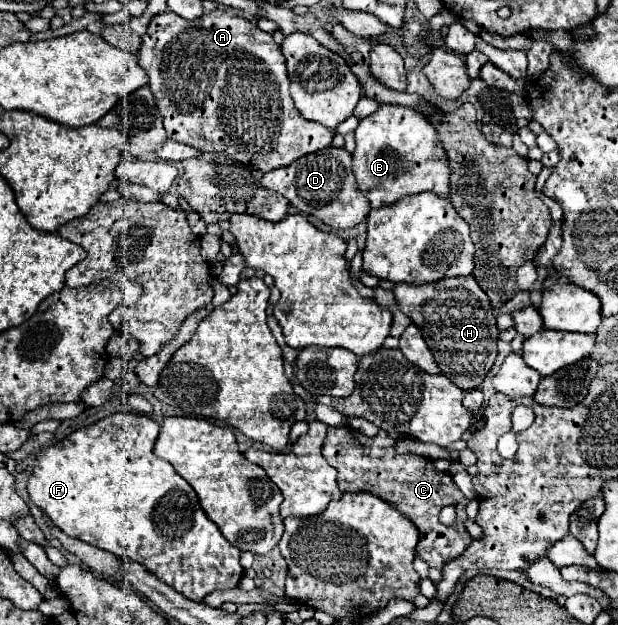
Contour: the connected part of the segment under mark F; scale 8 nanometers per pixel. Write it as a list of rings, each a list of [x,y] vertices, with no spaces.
[[[114,413],[114,415],[102,419],[102,421],[94,423],[94,425],[82,427],[82,429],[70,433],[68,437],[64,437],[60,443],[50,445],[50,447],[42,449],[42,451],[36,455],[36,461],[34,461],[32,475],[30,475],[30,479],[28,479],[26,491],[28,491],[30,499],[34,501],[34,505],[38,505],[38,507],[50,517],[50,521],[52,521],[56,527],[60,527],[66,535],[70,535],[70,537],[74,537],[74,539],[80,539],[80,541],[86,541],[86,543],[90,543],[90,545],[94,545],[94,547],[98,547],[98,549],[104,549],[104,551],[108,551],[108,553],[112,553],[112,555],[116,555],[116,557],[120,557],[120,559],[128,559],[128,561],[142,563],[150,573],[158,575],[160,581],[164,581],[166,585],[174,587],[174,591],[182,593],[182,595],[184,595],[186,599],[190,599],[190,601],[202,603],[204,597],[206,597],[208,593],[216,591],[216,589],[234,589],[234,587],[238,587],[238,583],[240,583],[240,579],[242,579],[242,575],[244,575],[244,569],[242,569],[242,565],[240,565],[240,561],[238,561],[238,559],[240,559],[240,549],[236,549],[234,545],[230,545],[230,543],[224,539],[224,535],[220,533],[220,529],[206,517],[206,513],[202,511],[202,507],[200,507],[200,503],[198,503],[198,497],[196,497],[194,489],[176,473],[176,469],[174,469],[168,461],[164,461],[164,459],[160,459],[160,457],[154,455],[152,447],[154,447],[154,441],[156,441],[158,433],[160,433],[160,425],[158,425],[154,419],[150,419],[150,417],[142,415],[142,413]]]

